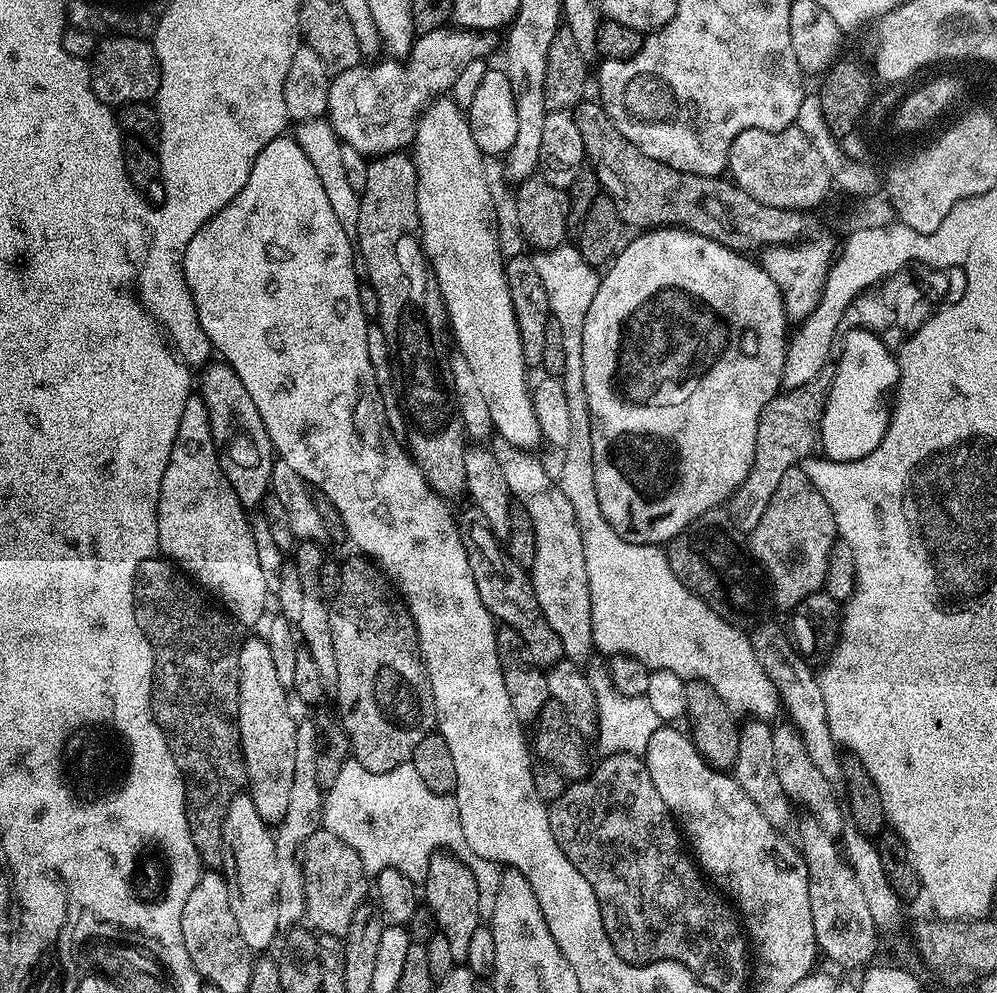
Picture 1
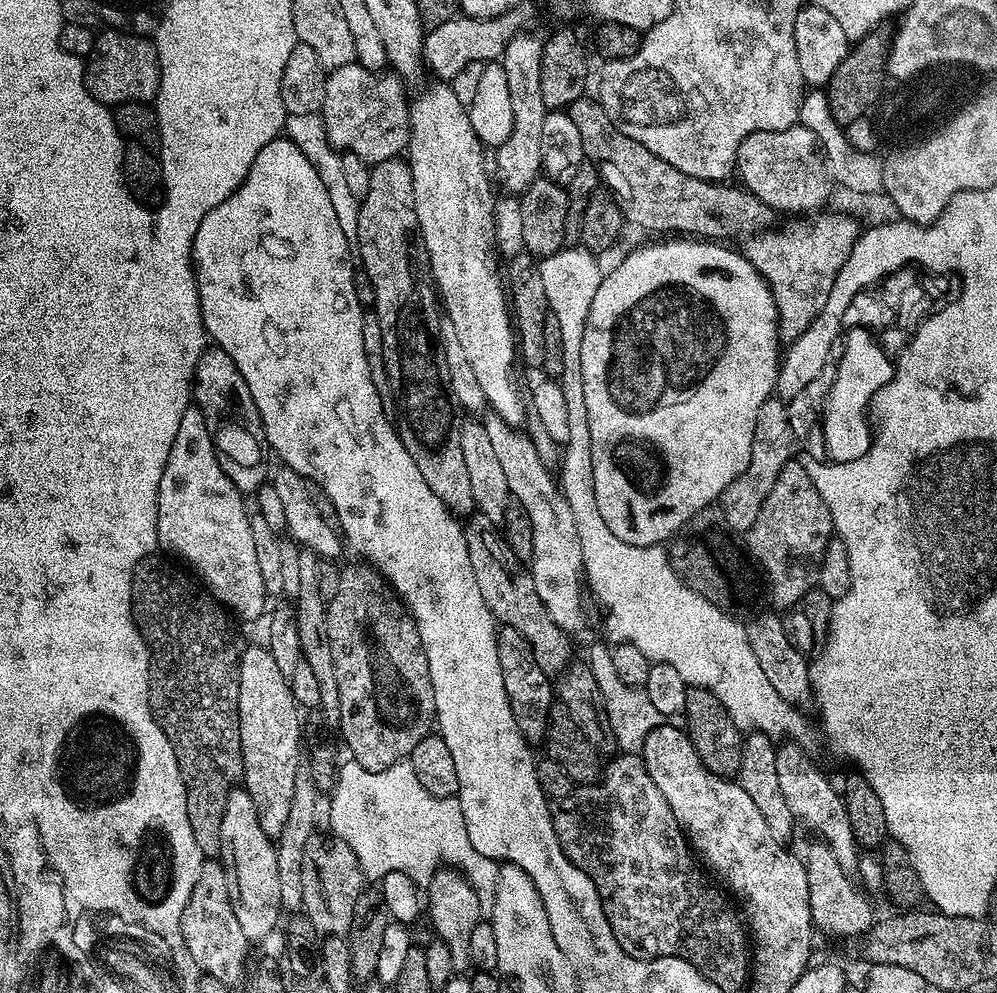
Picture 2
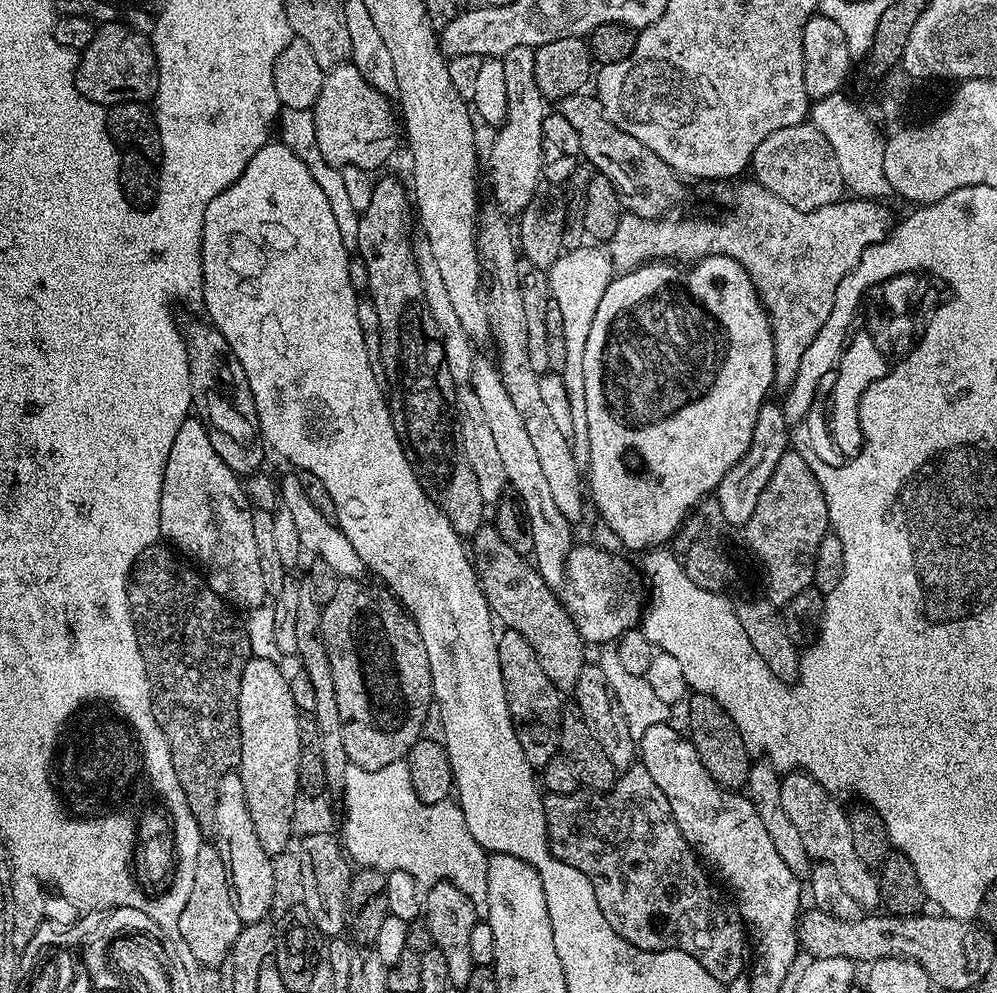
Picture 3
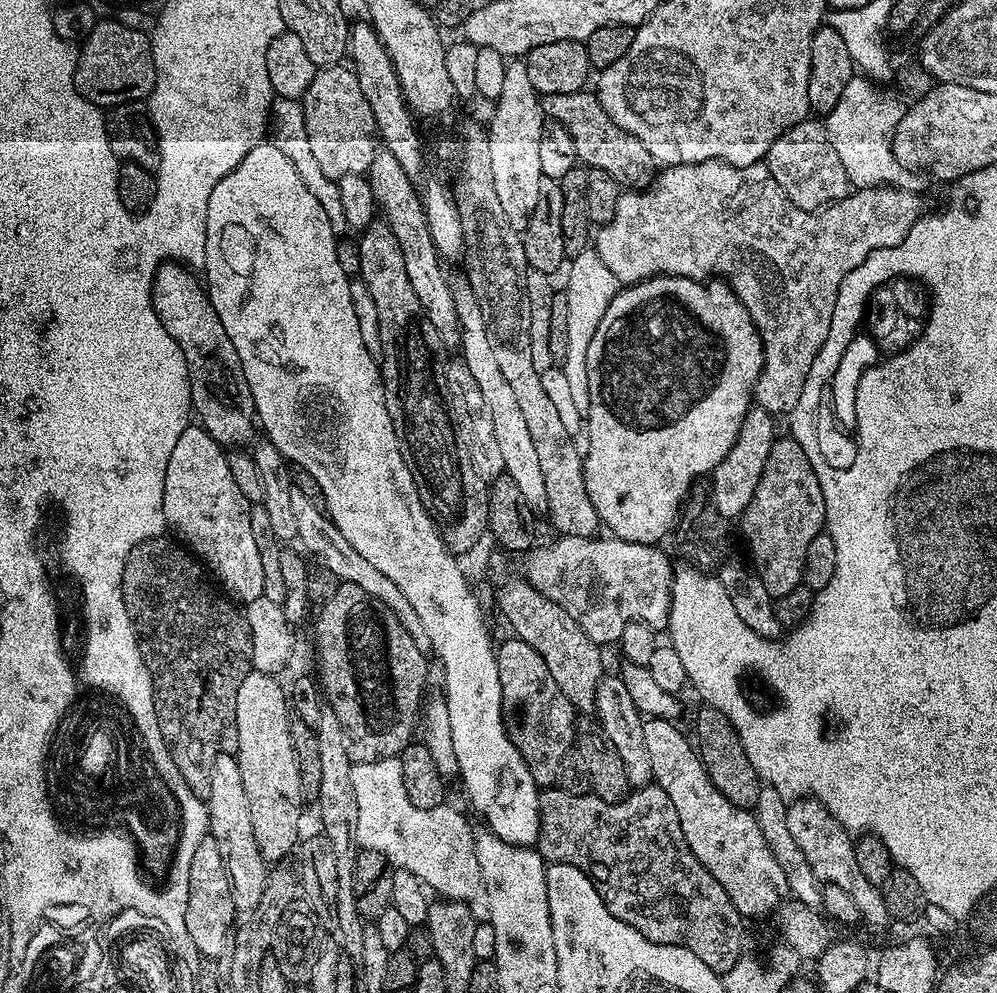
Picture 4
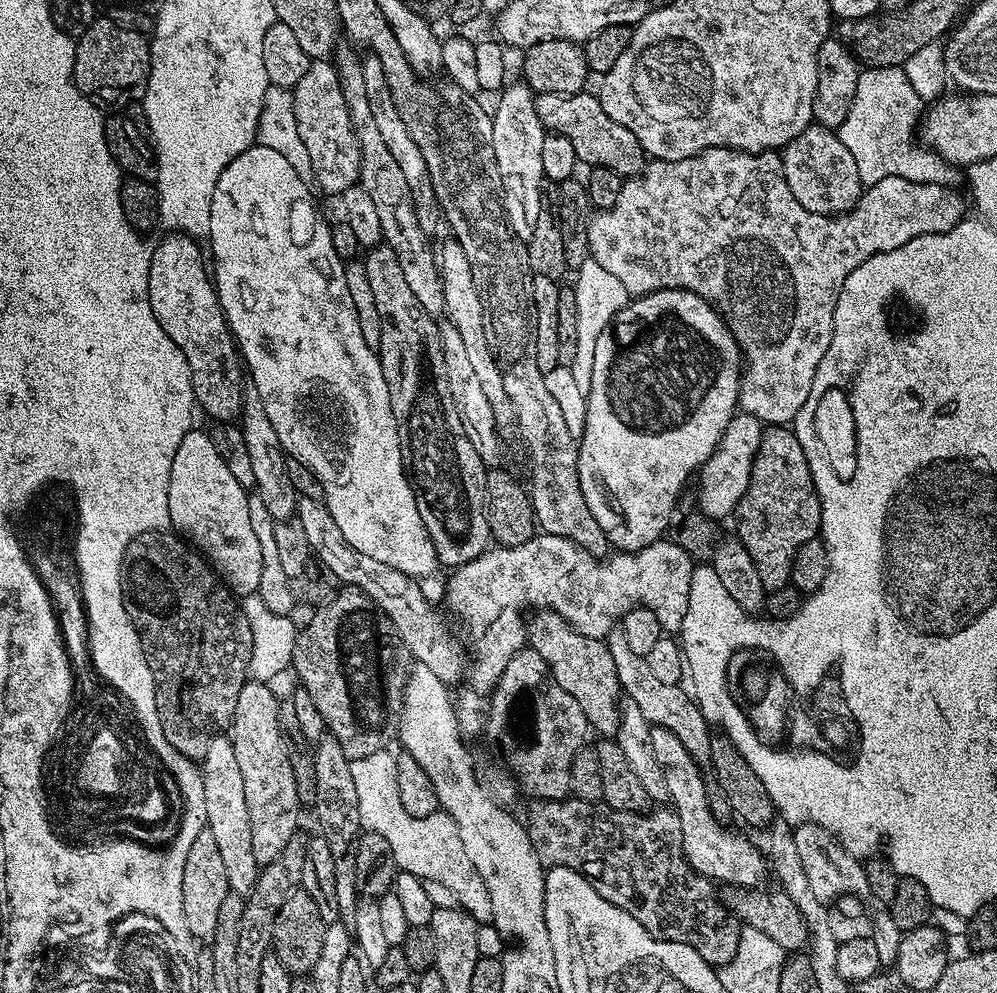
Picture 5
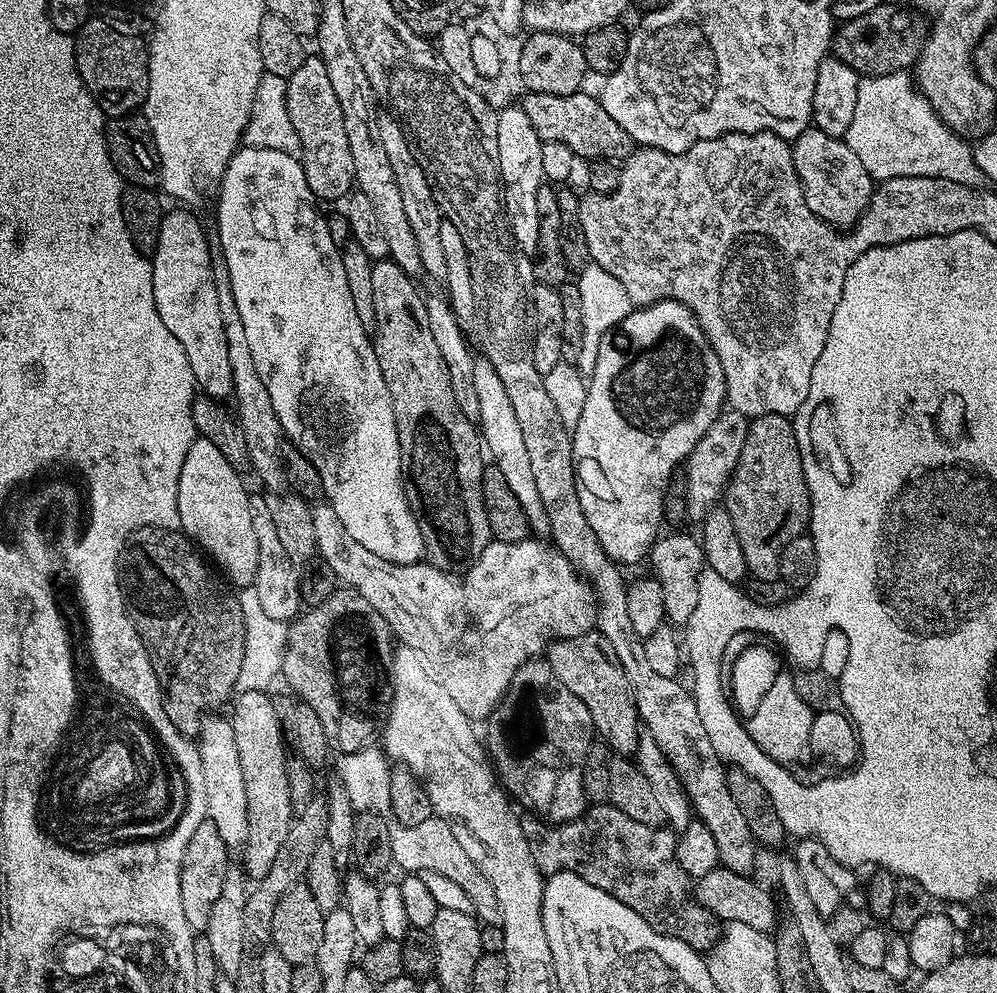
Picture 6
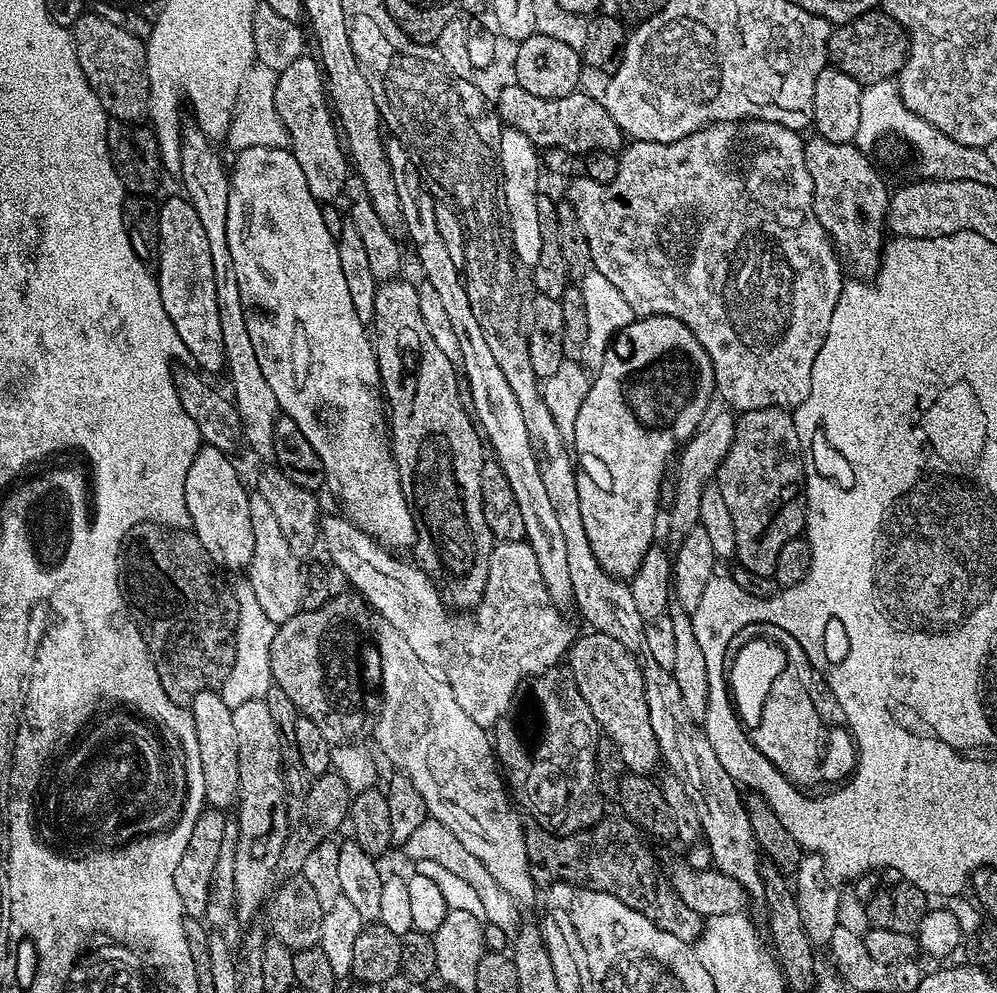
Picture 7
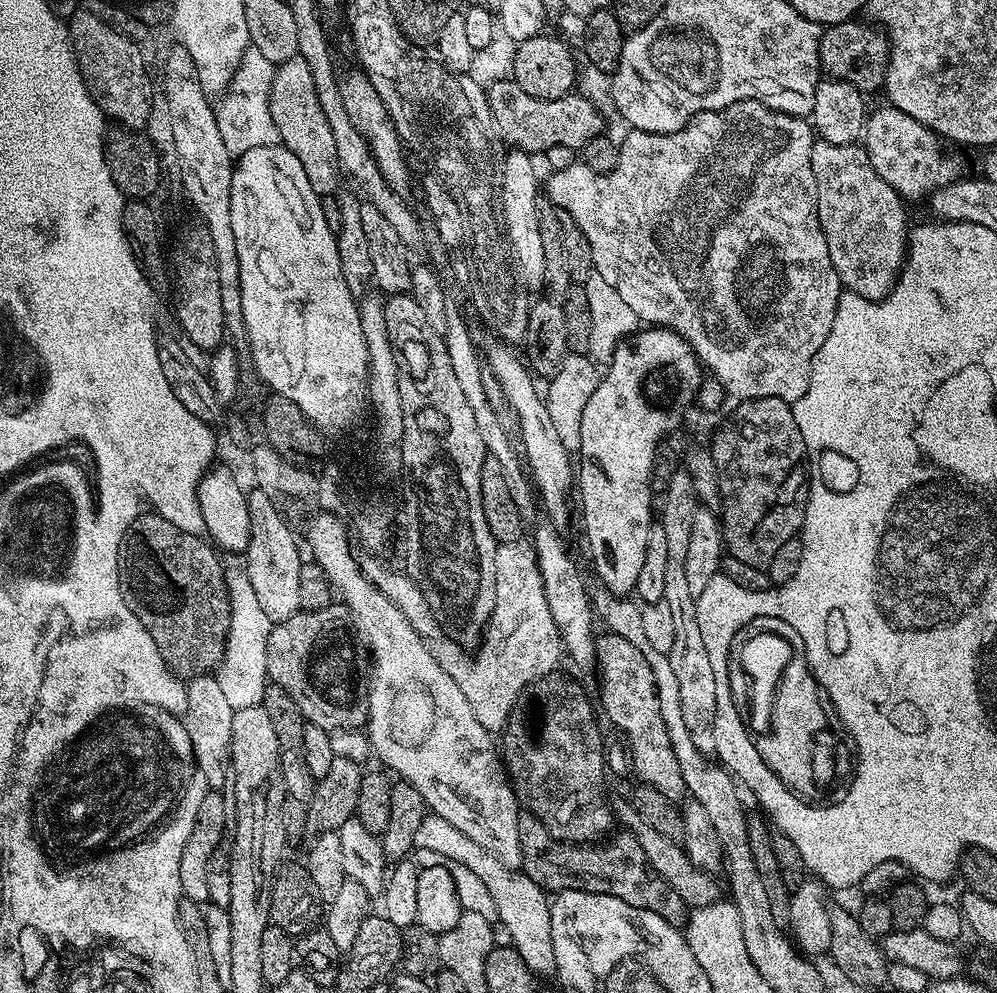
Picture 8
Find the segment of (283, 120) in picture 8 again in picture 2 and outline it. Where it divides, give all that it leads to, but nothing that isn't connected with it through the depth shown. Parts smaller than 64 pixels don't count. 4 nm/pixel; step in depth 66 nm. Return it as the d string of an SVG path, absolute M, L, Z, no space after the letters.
M355 62L331 69L327 78L322 115L332 147L341 153L353 152L370 166L397 159L410 138L410 96L404 93L405 81L391 71L371 72Z

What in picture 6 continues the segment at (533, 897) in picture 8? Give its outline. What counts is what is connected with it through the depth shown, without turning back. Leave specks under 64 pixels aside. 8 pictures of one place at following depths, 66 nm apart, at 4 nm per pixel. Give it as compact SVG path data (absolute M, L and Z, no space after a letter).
M433 818L417 824L405 824L392 828L393 861L395 867L405 868L408 874L427 874L437 872L444 880L449 880L452 888L466 890L466 898L472 903L471 911L484 924L499 924L500 903L494 894L494 886L478 870L474 862L470 862L470 854L462 850L458 838L454 838L454 830L445 820Z

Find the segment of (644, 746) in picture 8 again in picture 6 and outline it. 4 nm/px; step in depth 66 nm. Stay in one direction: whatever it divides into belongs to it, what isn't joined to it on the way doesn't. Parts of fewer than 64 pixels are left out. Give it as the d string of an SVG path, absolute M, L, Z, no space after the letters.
M593 630L587 636L569 640L553 639L546 649L546 659L554 674L558 674L562 686L586 702L595 735L599 739L601 736L603 743L613 752L625 758L631 757L640 744L642 725L636 712L636 701L632 699L632 688L616 660L614 646L606 642L599 631Z

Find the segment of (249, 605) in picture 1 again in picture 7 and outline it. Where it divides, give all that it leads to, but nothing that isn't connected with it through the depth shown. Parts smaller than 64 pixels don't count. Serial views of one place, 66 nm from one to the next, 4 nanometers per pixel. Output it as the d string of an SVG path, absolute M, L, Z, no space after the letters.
M207 446L200 447L194 462L190 462L190 470L186 470L184 497L186 498L186 510L190 514L192 523L190 531L198 538L198 542L202 542L212 563L221 569L240 568L244 570L247 569L250 558L254 554L254 529L250 526L250 506L248 505L250 492L249 489L244 489L244 484L240 481L232 460L233 457L222 450Z

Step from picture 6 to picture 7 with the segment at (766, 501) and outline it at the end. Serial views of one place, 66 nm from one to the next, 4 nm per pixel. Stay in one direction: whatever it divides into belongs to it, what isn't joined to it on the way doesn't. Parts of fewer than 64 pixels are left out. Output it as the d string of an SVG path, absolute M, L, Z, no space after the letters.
M763 408L739 413L734 442L716 471L714 482L726 498L738 541L735 559L754 574L775 576L778 554L786 542L805 531L804 461L796 417L786 408Z

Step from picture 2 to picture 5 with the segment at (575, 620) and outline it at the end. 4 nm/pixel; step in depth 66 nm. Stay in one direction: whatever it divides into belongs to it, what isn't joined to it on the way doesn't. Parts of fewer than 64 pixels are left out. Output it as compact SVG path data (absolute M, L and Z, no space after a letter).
M447 238L438 244L438 263L440 277L442 278L442 294L446 294L446 306L444 313L447 323L458 330L472 369L480 381L483 392L494 409L497 425L515 425L516 414L514 406L510 402L510 394L506 394L506 386L502 382L502 374L496 365L494 354L490 350L490 342L486 342L486 326L482 318L482 302L478 298L478 286L474 286L474 274L470 270L470 262L466 258L466 250L462 250L460 243L454 238Z

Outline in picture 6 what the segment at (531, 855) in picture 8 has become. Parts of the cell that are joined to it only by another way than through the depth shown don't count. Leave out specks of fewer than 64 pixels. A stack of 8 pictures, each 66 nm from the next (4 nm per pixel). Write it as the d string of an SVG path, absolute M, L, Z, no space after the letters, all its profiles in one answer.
M597 803L595 806L589 807L580 819L571 820L565 824L549 824L547 820L541 818L539 815L524 814L520 816L520 825L522 826L522 834L530 846L530 854L534 858L538 870L545 877L553 876L559 872L573 872L582 878L586 878L586 882L590 882L590 886L598 886L598 890L606 890L606 894L610 894L614 898L618 898L618 902L630 906L630 910L634 910L634 914L646 918L646 922L650 922L650 926L654 926L654 930L658 930L670 938L678 938L678 942L686 942L686 946L690 946L695 952L707 954L720 941L720 933L722 931L721 921L717 920L715 916L712 916L710 910L706 910L701 906L696 901L695 895L690 894L690 877L682 870L682 866L678 866L678 858L676 857L676 841L678 836L673 829L667 826L661 826L659 828L642 826L642 822L634 822L634 818L626 815L622 808L614 808L608 803Z

